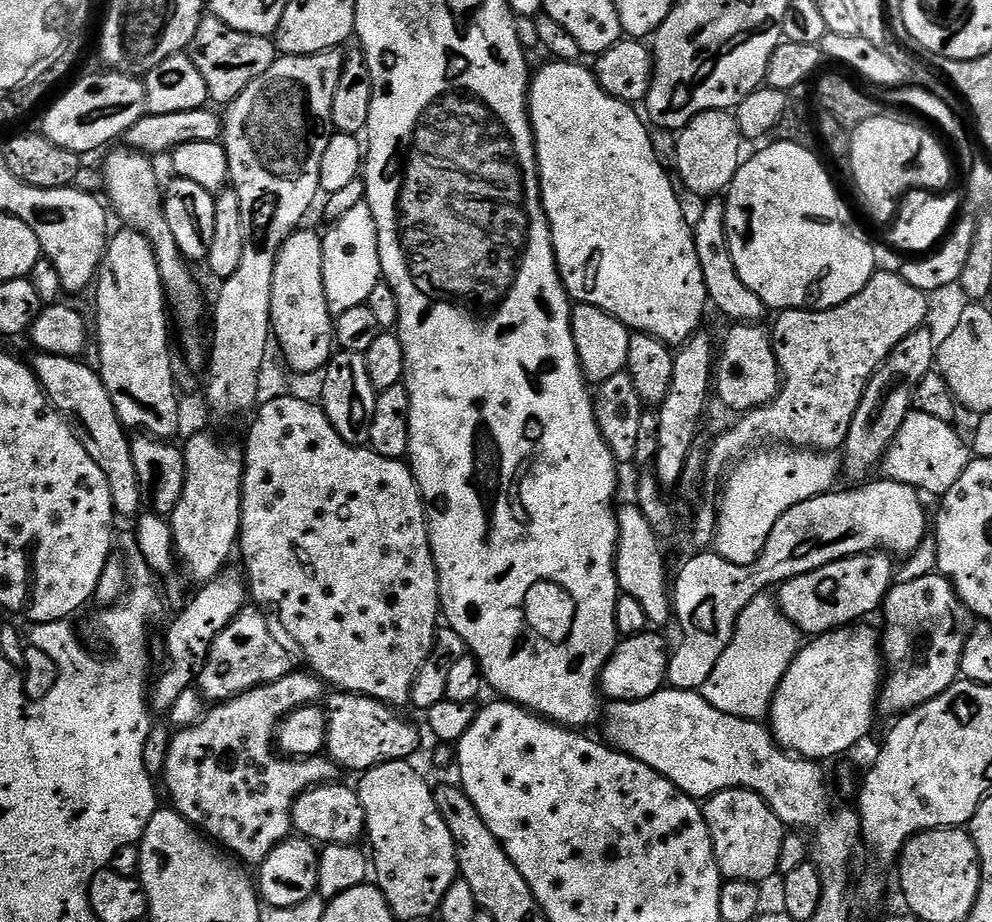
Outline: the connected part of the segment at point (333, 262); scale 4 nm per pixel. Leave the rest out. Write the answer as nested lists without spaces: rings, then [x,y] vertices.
[[[367,203],[358,204],[348,214],[342,214],[340,220],[328,229],[330,229],[328,233],[323,233],[322,243],[324,245],[324,289],[328,295],[329,305],[340,304],[339,306],[344,308],[353,308],[359,304],[367,304],[374,288],[382,282],[380,247],[372,211],[369,210]]]

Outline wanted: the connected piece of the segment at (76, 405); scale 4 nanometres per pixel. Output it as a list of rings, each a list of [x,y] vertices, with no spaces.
[[[40,354],[37,357],[34,371],[37,380],[40,381],[40,387],[50,397],[50,403],[57,412],[67,417],[73,425],[81,424],[84,427],[83,446],[110,482],[115,511],[135,517],[136,507],[142,504],[142,493],[132,457],[130,436],[114,410],[114,402],[110,402],[110,394],[102,382],[99,371],[95,367],[87,368],[80,358],[47,354]]]

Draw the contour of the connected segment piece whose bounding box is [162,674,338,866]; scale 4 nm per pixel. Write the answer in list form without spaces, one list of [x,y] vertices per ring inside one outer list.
[[[296,675],[283,676],[278,682],[261,684],[259,688],[244,692],[234,700],[217,703],[213,707],[216,709],[206,713],[204,720],[198,721],[193,728],[184,728],[173,735],[168,744],[167,755],[163,758],[162,773],[164,772],[164,784],[168,787],[168,796],[172,799],[171,807],[204,836],[231,853],[237,861],[245,860],[240,861],[245,865],[258,866],[279,844],[289,839],[293,831],[292,808],[302,793],[337,779],[338,768],[331,759],[308,758],[303,762],[285,762],[272,757],[274,737],[280,721],[295,708],[303,708],[319,701],[316,699],[326,691],[319,679],[312,678],[308,684],[306,677]]]

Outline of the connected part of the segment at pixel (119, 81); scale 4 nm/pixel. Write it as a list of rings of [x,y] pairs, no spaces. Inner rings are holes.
[[[103,70],[97,76],[84,76],[65,96],[60,96],[52,104],[52,109],[44,116],[42,135],[59,148],[71,152],[87,154],[104,148],[124,138],[132,126],[146,115],[148,95],[144,93],[143,79],[129,76],[115,70]]]

